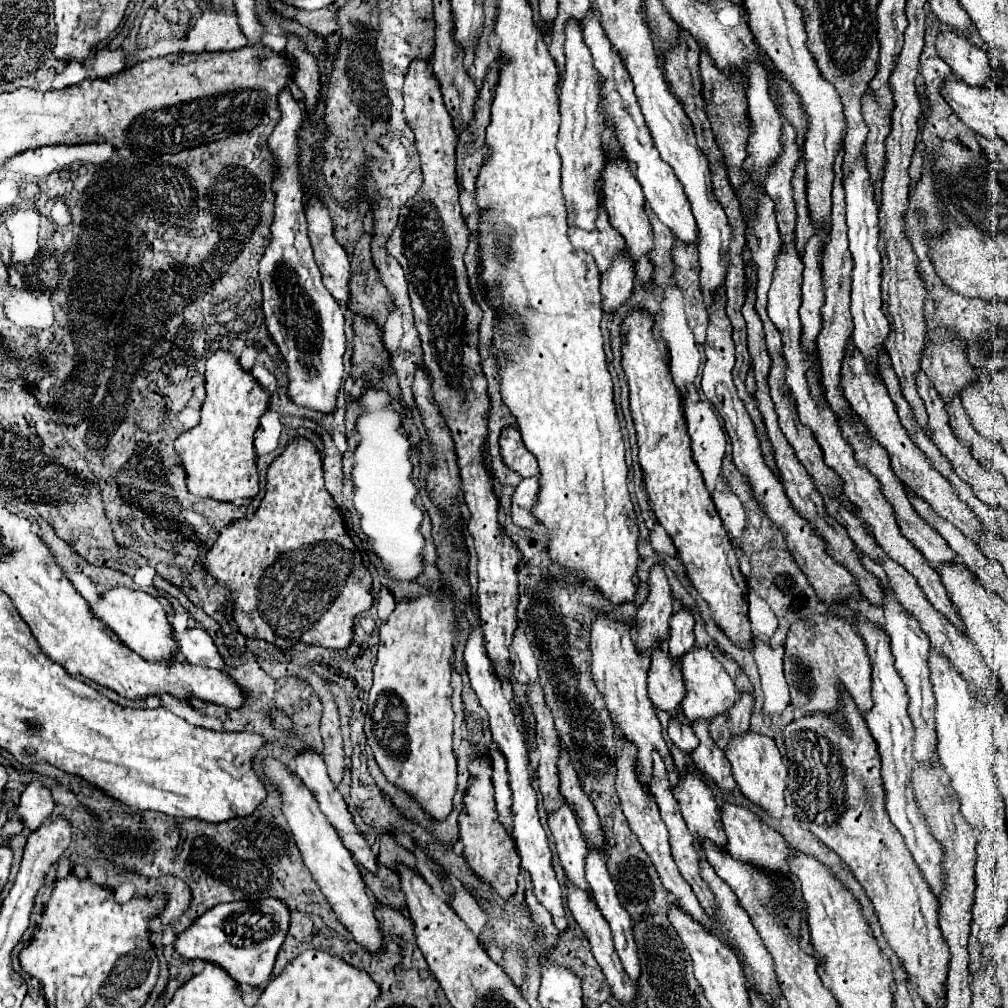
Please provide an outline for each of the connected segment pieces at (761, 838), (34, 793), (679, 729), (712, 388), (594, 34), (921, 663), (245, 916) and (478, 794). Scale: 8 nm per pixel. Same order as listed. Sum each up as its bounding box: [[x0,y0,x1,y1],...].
[[720,804,790,874],[18,780,54,830],[668,718,698,752],[702,294,858,602],[582,10,698,244],[860,552,936,762],[174,898,290,986],[460,754,520,898]]

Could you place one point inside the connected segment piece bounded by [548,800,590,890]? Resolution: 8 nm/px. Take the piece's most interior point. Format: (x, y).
(571, 846)

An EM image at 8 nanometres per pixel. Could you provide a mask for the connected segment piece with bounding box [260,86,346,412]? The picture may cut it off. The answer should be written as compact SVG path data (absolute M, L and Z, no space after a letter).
M288 86L278 96L278 108L282 118L268 138L268 148L274 158L272 190L276 194L276 210L272 222L272 238L264 248L260 260L260 282L264 294L262 308L268 332L272 340L278 344L278 350L288 364L290 400L310 410L332 412L336 404L336 392L344 376L344 314L340 304L330 296L328 288L322 284L322 274L314 262L312 248L308 242L306 216L302 204L304 186L300 182L298 172L298 134L304 122L304 110L300 106L300 100L294 98Z

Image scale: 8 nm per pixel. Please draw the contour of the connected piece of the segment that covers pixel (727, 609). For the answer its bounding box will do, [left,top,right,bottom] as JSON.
[622,312,752,646]

